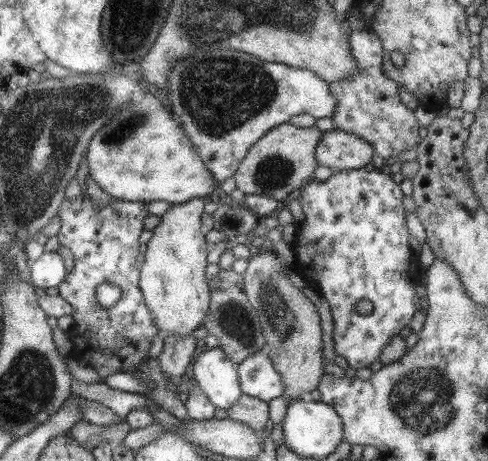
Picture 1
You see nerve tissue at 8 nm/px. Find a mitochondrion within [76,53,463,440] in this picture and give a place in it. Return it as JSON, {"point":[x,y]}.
{"point":[276,310]}

